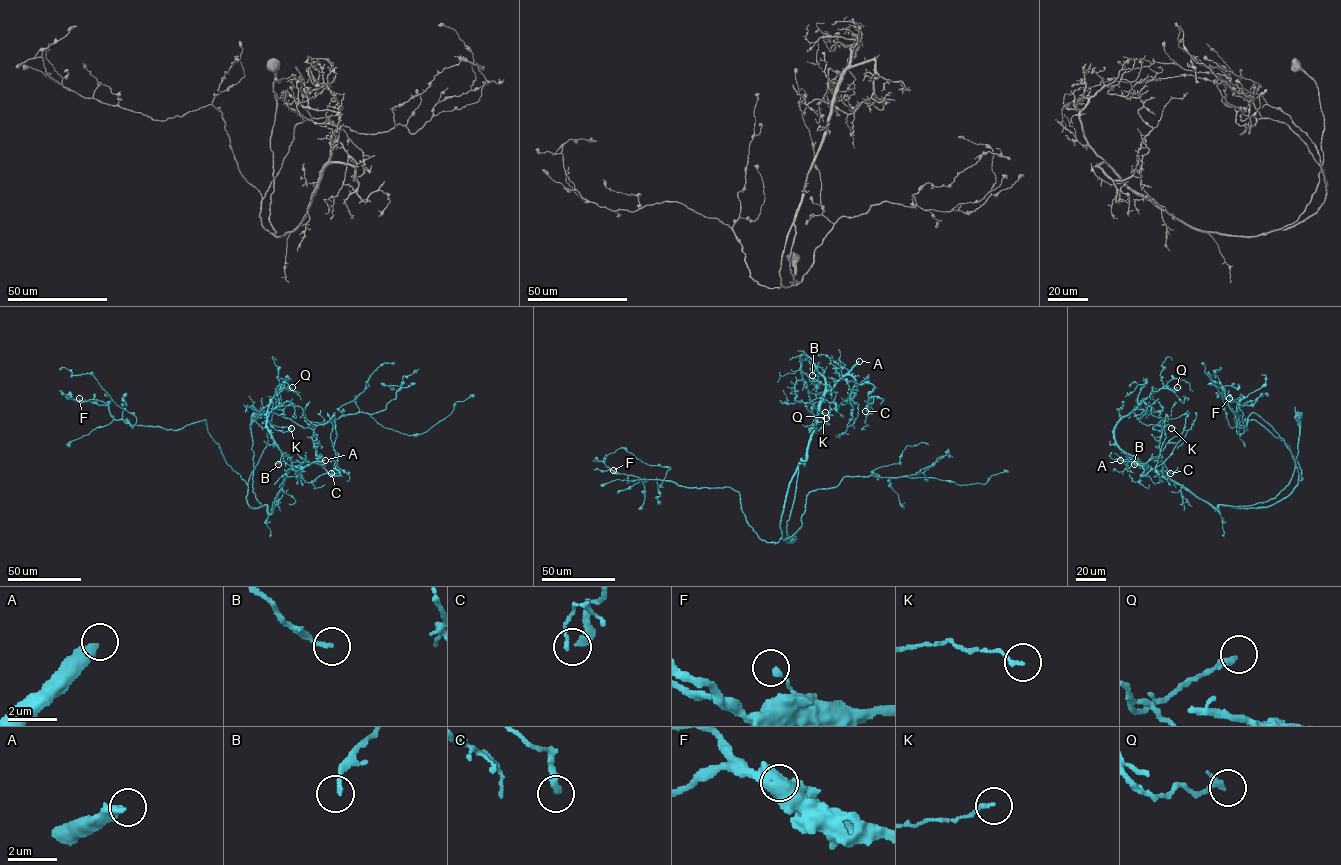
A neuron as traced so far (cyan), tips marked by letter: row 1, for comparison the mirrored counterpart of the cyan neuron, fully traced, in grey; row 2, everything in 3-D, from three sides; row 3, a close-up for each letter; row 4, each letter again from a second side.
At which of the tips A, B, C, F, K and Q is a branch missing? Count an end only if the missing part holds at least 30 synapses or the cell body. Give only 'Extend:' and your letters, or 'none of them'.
Extend: A

